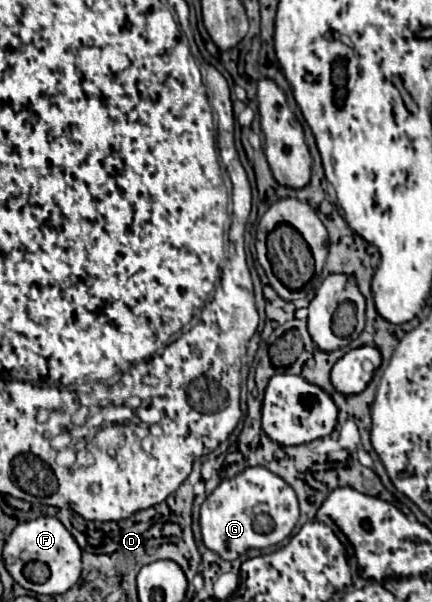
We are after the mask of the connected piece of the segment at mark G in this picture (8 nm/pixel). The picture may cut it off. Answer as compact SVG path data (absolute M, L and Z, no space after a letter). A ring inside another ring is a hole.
M247 466L233 478L221 480L221 484L201 504L201 534L209 550L217 552L225 560L235 560L249 548L269 548L279 544L291 534L299 518L299 504L295 490L277 474L265 466ZM261 516L269 516L271 522L261 522Z

